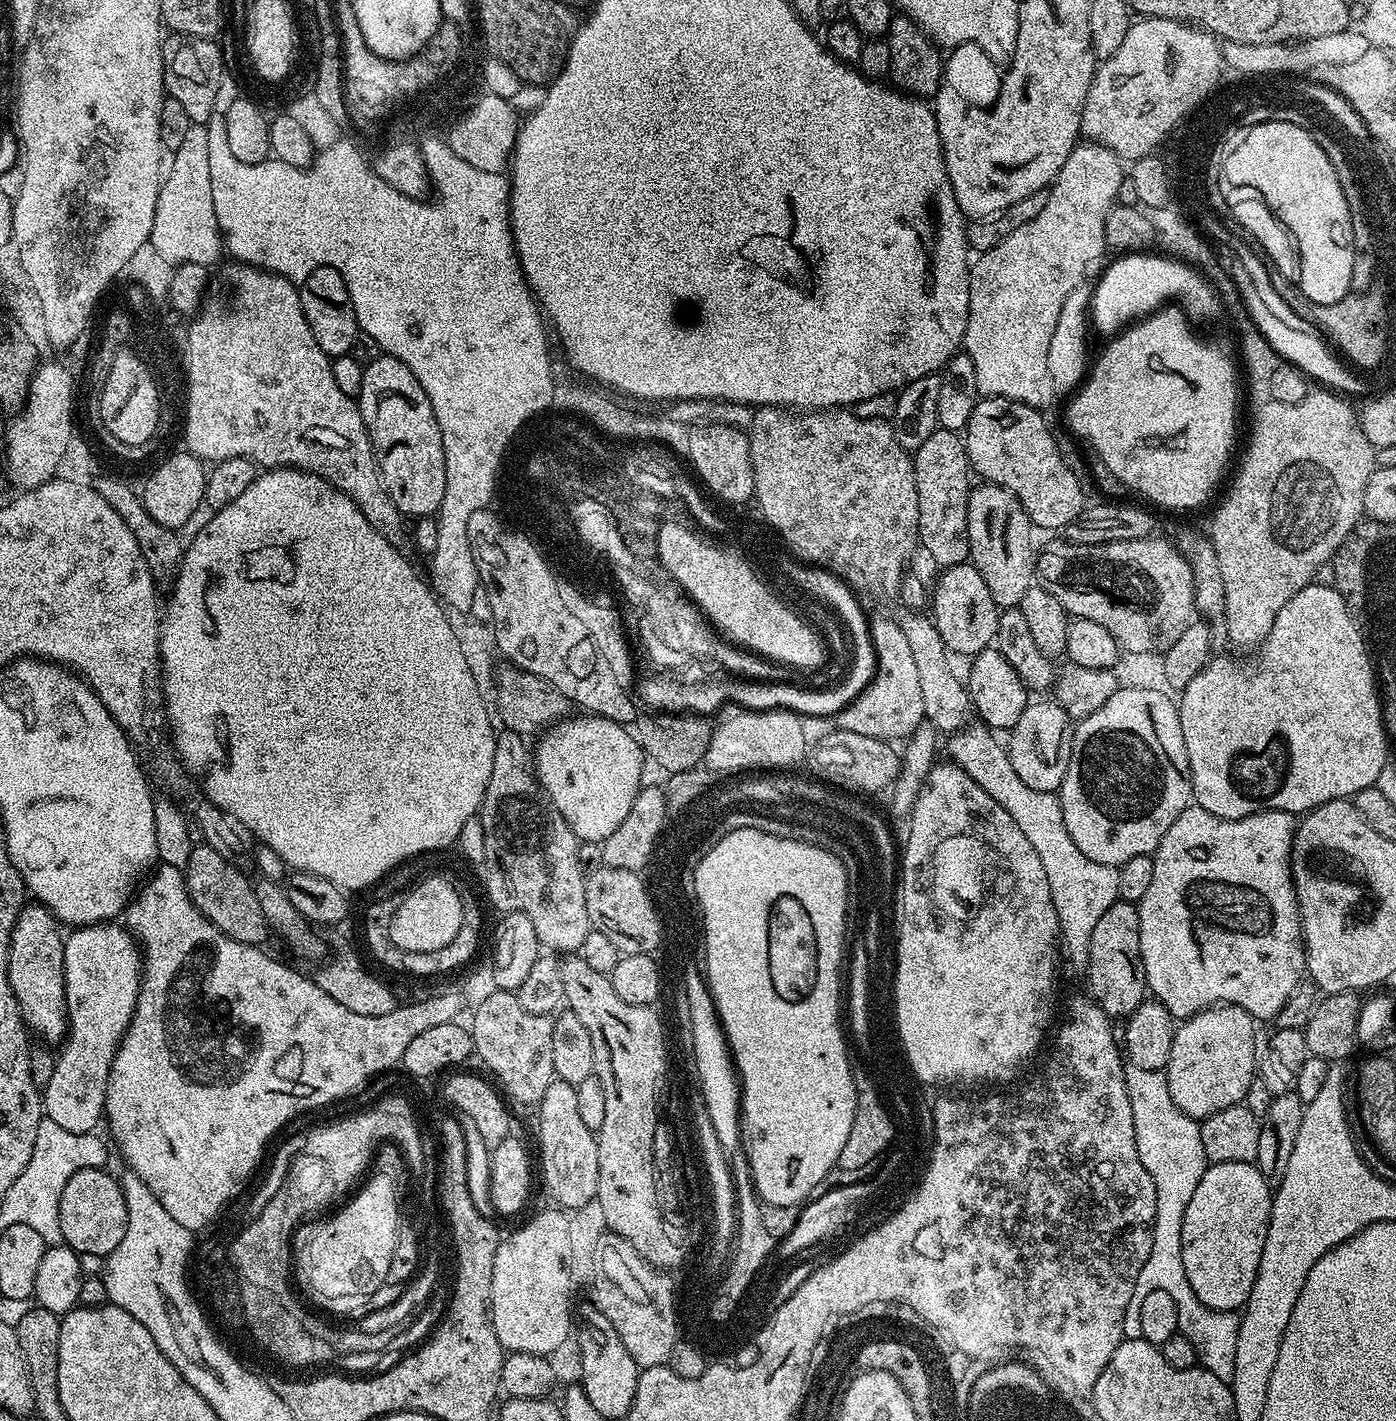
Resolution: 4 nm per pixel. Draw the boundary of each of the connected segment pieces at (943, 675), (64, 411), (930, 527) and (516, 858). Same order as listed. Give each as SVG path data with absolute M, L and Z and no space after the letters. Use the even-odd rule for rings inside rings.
M904 614L904 617L899 617L898 623L900 625L900 629L902 630L902 634L906 636L906 643L910 646L910 650L914 657L914 662L918 669L918 683L920 684L922 689L922 710L924 711L925 721L932 724L936 732L940 734L943 734L943 732L948 732L947 734L955 734L959 732L961 728L965 727L965 725L969 723L968 712L970 716L970 701L968 699L968 690L965 681L961 679L961 677L959 680L959 678L956 677L954 673L952 673L952 664L950 661L948 661L948 659L950 659L950 653L948 651L948 648L942 642L942 634L938 634L938 630L936 629L935 624L933 624L931 619L929 619L929 617L924 614Z
M50 360L39 363L36 372L28 384L28 396L18 415L6 432L6 474L17 488L35 488L51 479L56 466L74 437L72 430L72 376L62 363Z
M938 426L918 446L911 457L914 486L918 490L919 547L938 564L939 569L960 565L969 559L968 554L968 494L970 465L964 449L964 438L959 431Z
M504 730L496 737L494 770L490 770L490 782L486 782L486 794L482 798L478 813L478 818L482 822L482 834L486 834L486 854L484 855L482 865L482 871L484 871L484 888L488 891L488 896L492 899L493 906L500 908L499 911L501 913L521 912L522 914L526 914L526 918L530 918L531 924L534 925L534 931L538 933L541 945L545 949L551 950L556 954L576 954L579 953L582 946L582 938L586 938L586 934L590 931L588 915L586 914L586 886L584 885L586 873L578 862L578 846L581 841L576 839L574 830L570 830L570 826L564 821L562 814L558 814L555 808L549 806L542 799L542 789L534 779L534 772L530 767L530 748L529 745L527 748L524 744L527 744L525 737L519 736L517 732Z

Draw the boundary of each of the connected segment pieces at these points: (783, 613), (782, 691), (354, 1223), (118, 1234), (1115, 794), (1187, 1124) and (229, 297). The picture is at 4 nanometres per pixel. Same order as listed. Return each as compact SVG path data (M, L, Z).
M659 528L657 540L659 567L664 567L677 580L675 583L684 595L731 643L790 668L807 670L825 663L826 648L813 626L803 615L795 616L782 601L775 600L771 587L756 583L738 557L707 547L684 528Z
M784 559L776 565L788 581L806 592L806 596L813 601L824 604L838 618L847 634L850 645L850 661L843 679L829 689L802 689L790 684L764 684L752 680L745 680L740 686L732 686L731 703L737 707L752 711L791 711L804 718L808 716L835 716L846 705L850 705L860 696L873 675L876 673L876 651L873 648L871 627L859 602L857 593L853 592L844 580L834 575L829 569L807 565L795 559Z
M381 1174L374 1176L360 1193L355 1193L356 1204L350 1205L348 1212L333 1211L332 1220L326 1221L324 1226L304 1222L297 1228L294 1237L294 1280L299 1287L301 1284L306 1291L316 1296L325 1296L328 1300L344 1300L347 1296L372 1296L379 1288L385 1287L402 1208L395 1200L397 1181Z
M83 1168L66 1182L66 1190L62 1190L62 1202L58 1206L58 1218L62 1226L62 1241L68 1247L79 1252L81 1256L107 1257L122 1242L122 1234L126 1234L126 1198L119 1179L108 1173L104 1168Z
M1119 688L1099 710L1075 725L1072 757L1058 793L1062 818L1074 846L1090 858L1119 868L1130 858L1152 856L1178 814L1193 803L1192 779L1188 773L1186 742L1182 738L1180 710L1168 692Z
M1138 1070L1142 1086L1136 1086L1134 1096L1130 1098L1130 1110L1134 1114L1134 1138L1138 1158L1146 1166L1146 1174L1156 1187L1156 1217L1154 1218L1154 1242L1150 1246L1150 1258L1138 1274L1130 1306L1126 1306L1124 1315L1124 1339L1139 1340L1138 1306L1150 1290L1163 1290L1170 1294L1178 1310L1179 1335L1185 1336L1194 1346L1199 1367L1214 1374L1214 1378L1231 1382L1234 1378L1234 1354L1238 1354L1238 1330L1240 1316L1236 1312L1219 1312L1207 1308L1198 1302L1198 1294L1190 1290L1186 1278L1186 1266L1182 1266L1182 1218L1186 1218L1186 1206L1190 1206L1190 1197L1198 1190L1202 1174L1207 1170L1209 1161L1206 1150L1202 1150L1200 1125L1174 1106L1168 1090L1168 1078L1163 1071Z
M231 262L232 264L223 265L219 269L223 275L221 285L211 284L212 300L205 305L204 315L196 321L196 327L190 328L192 334L189 336L188 343L188 362L191 373L191 385L186 389L188 395L188 417L184 420L184 440L183 443L192 450L195 450L200 459L205 462L219 462L230 458L246 458L261 469L269 468L300 468L303 472L312 472L315 476L321 476L324 481L331 484L338 492L344 492L362 510L366 522L386 538L395 548L403 549L404 543L409 543L410 532L404 529L406 517L394 506L390 494L384 489L384 479L380 476L380 468L376 465L376 453L372 451L372 443L368 441L368 431L362 422L360 405L353 397L342 394L338 390L338 382L334 382L332 373L332 360L314 342L314 334L310 334L310 326L306 322L306 314L302 310L300 301L300 290L291 280L280 276L277 272L265 272L263 268L256 268L252 264L242 264Z

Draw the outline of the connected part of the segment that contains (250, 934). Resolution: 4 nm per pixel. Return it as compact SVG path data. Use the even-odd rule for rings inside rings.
M206 843L193 845L184 869L192 904L228 937L246 945L263 945L270 935L270 927L262 913L260 900L253 883L232 864L235 863L218 854Z

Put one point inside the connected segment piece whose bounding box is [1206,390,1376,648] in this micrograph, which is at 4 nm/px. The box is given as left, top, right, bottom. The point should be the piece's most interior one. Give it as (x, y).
(1289, 507)

